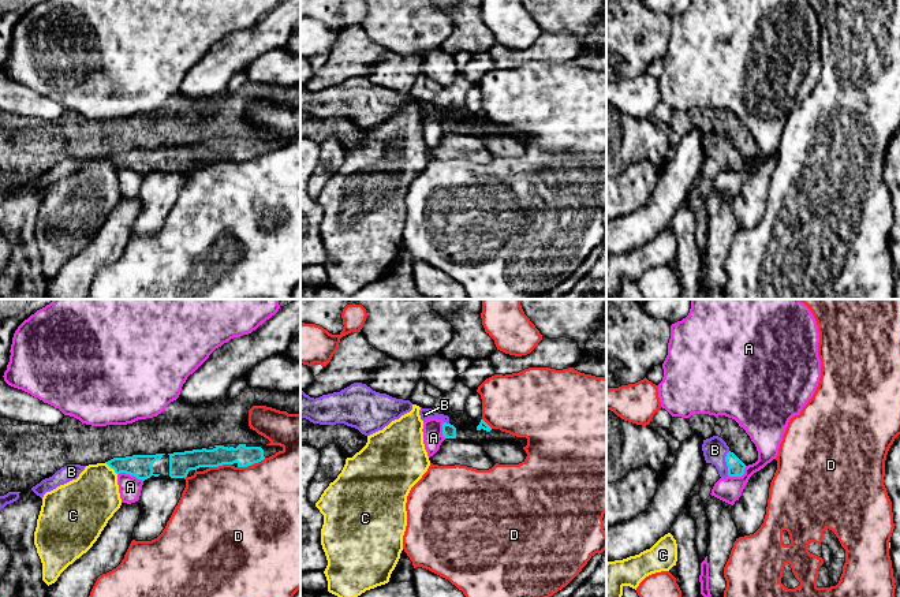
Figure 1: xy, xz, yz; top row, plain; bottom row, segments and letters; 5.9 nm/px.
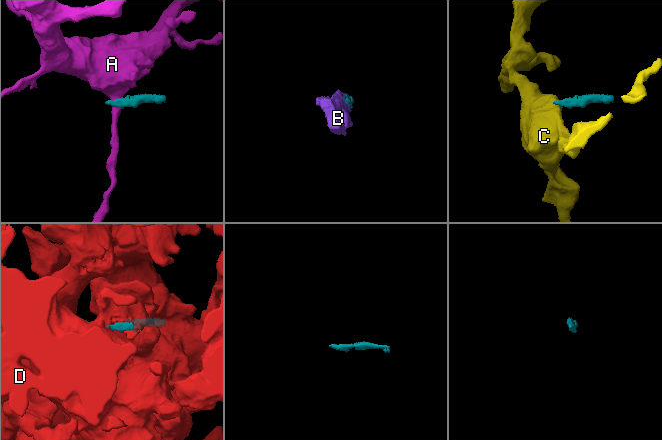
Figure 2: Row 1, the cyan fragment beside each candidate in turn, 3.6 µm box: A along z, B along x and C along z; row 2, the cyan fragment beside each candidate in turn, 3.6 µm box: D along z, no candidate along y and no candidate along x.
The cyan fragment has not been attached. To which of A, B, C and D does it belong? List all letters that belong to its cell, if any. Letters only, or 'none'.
B

